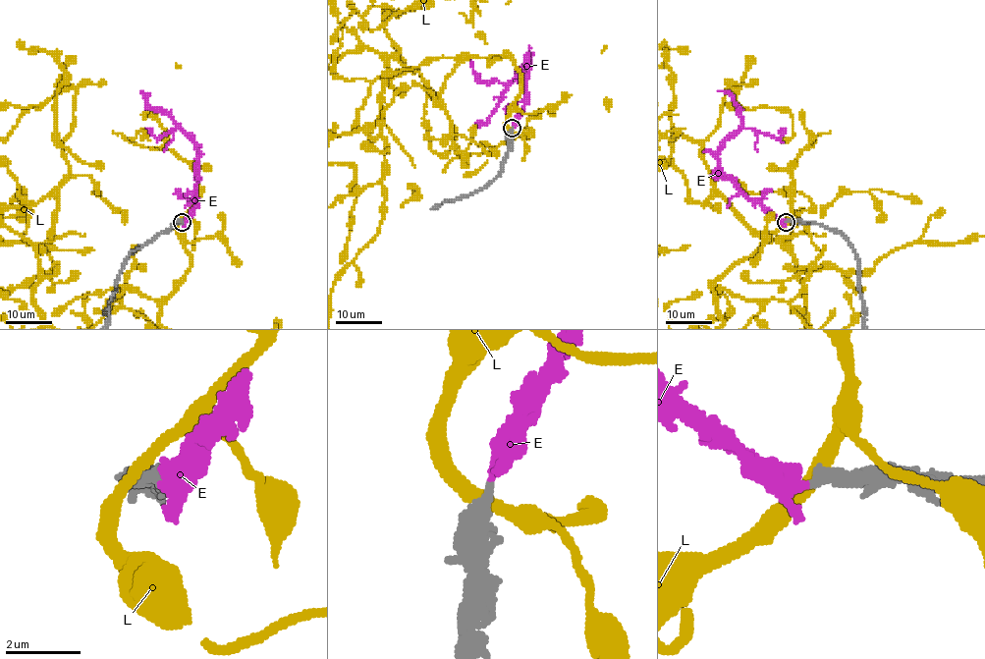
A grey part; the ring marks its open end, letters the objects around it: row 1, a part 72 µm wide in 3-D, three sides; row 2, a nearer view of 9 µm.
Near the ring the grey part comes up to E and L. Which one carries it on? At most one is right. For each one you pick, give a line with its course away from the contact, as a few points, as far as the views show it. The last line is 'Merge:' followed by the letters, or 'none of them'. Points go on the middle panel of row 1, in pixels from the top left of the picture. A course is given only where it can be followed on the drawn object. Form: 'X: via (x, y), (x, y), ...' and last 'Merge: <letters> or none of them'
E: via (512, 128), (525, 98), (527, 60), (505, 83), (481, 81), (473, 71), (470, 60)
Merge: E

